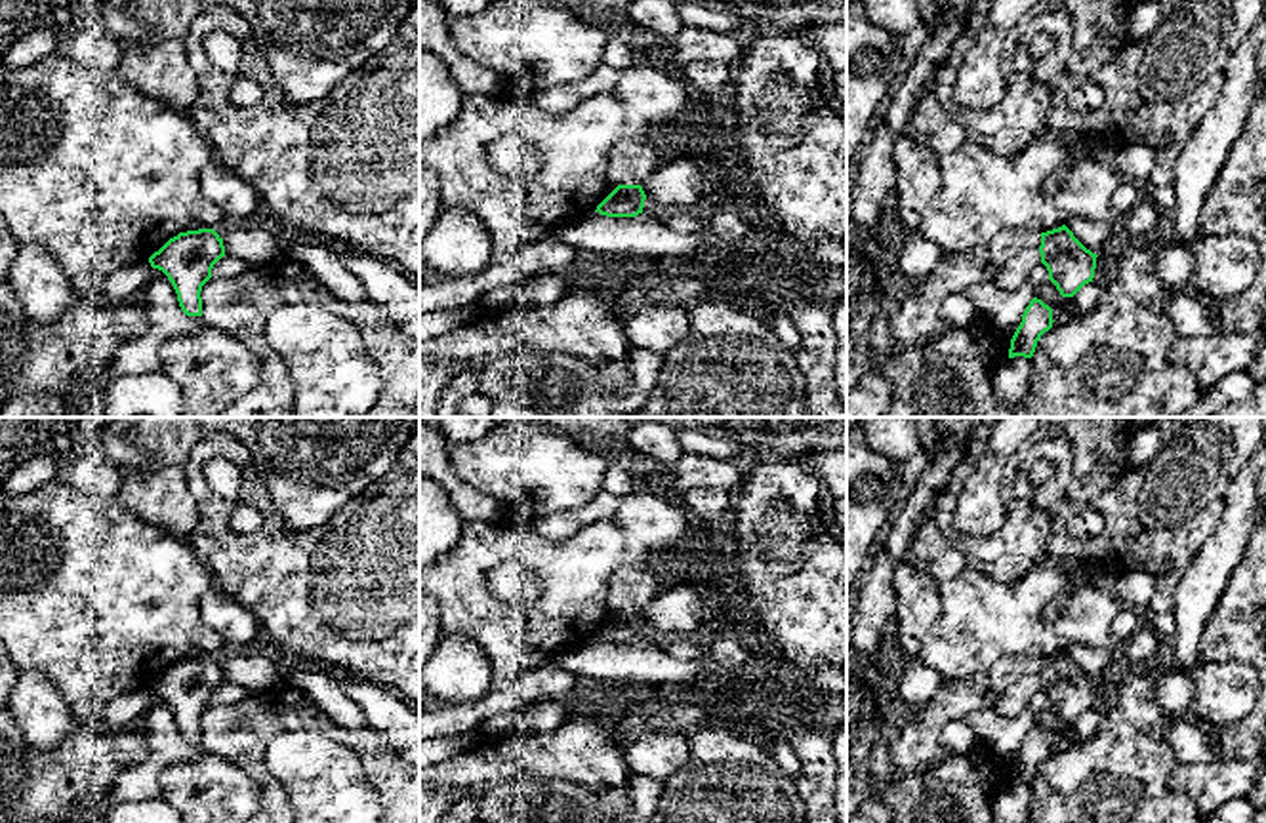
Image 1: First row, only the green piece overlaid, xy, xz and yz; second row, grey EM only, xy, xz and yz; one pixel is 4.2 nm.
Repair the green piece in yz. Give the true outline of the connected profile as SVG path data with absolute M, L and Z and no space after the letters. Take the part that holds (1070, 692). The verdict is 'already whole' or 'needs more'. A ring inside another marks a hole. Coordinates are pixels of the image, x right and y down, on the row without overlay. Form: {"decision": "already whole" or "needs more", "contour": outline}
{"decision": "already whole", "contour": "M1066 652L1041 659L1039 680L1049 707L1062 724L1073 724L1094 705L1098 682L1087 676Z"}

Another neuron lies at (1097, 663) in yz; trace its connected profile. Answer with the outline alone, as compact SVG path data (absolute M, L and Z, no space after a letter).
M1073 642L1068 646L1066 653L1087 676L1096 682L1112 676L1117 667L1117 653L1104 648L1092 648Z

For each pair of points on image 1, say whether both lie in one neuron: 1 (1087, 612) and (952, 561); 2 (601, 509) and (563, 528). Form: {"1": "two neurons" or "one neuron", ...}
{"1": "two neurons", "2": "one neuron"}

